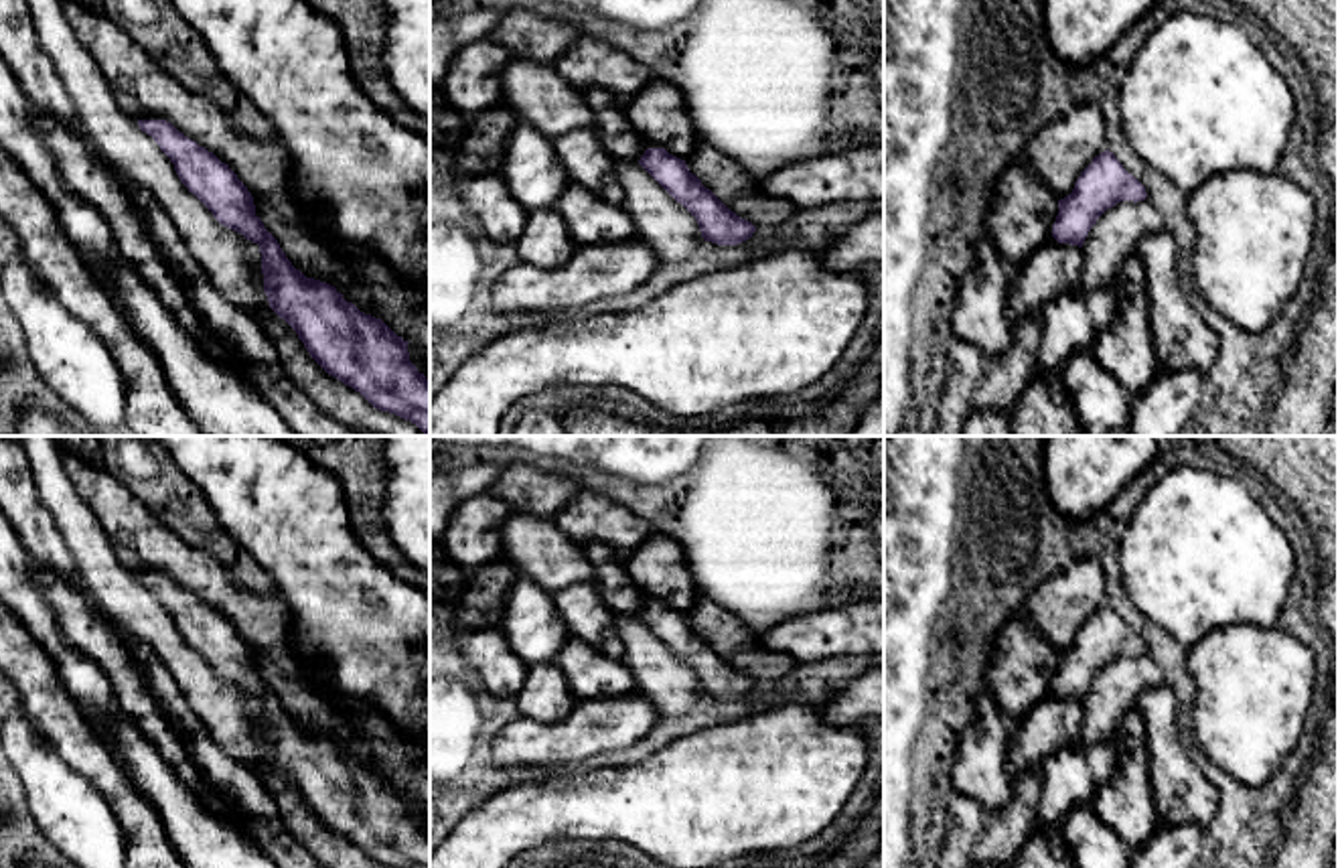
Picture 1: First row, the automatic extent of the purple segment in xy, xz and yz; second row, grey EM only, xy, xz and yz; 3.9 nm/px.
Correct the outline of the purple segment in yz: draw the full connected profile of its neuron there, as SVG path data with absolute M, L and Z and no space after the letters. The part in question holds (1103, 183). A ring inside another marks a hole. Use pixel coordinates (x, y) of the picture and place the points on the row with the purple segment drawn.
M1105 150L1081 172L1070 195L1058 201L1052 237L1083 247L1097 219L1121 201L1145 201L1145 187Z

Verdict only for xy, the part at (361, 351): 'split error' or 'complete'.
complete

